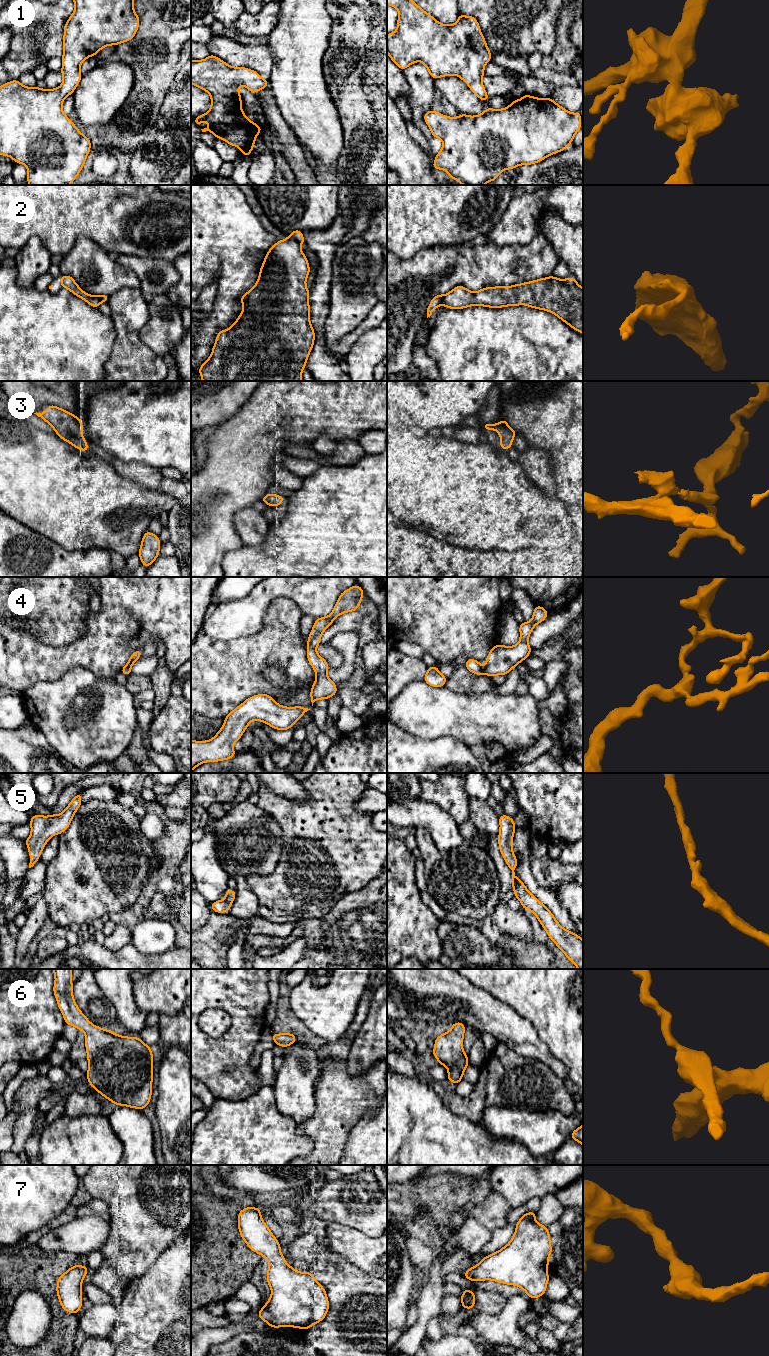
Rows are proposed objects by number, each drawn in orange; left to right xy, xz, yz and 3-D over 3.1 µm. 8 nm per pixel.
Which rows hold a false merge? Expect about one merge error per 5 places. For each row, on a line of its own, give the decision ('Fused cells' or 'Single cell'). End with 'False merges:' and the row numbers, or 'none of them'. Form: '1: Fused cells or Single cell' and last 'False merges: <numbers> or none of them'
1: Single cell
2: Fused cells
3: Single cell
4: Single cell
5: Single cell
6: Single cell
7: Single cell
False merges: 2

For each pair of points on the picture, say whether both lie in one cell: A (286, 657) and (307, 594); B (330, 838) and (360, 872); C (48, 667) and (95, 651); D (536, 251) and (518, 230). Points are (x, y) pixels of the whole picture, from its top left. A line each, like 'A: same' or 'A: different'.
A: different
B: same
C: same
D: different

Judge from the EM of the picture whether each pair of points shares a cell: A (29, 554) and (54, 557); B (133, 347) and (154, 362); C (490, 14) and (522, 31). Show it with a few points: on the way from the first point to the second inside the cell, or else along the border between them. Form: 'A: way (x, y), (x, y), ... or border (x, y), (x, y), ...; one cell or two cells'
A: way (35, 557), (48, 557); one cell
B: way (138, 352), (149, 362); one cell
C: way (498, 14), (502, 14), (514, 26); one cell

